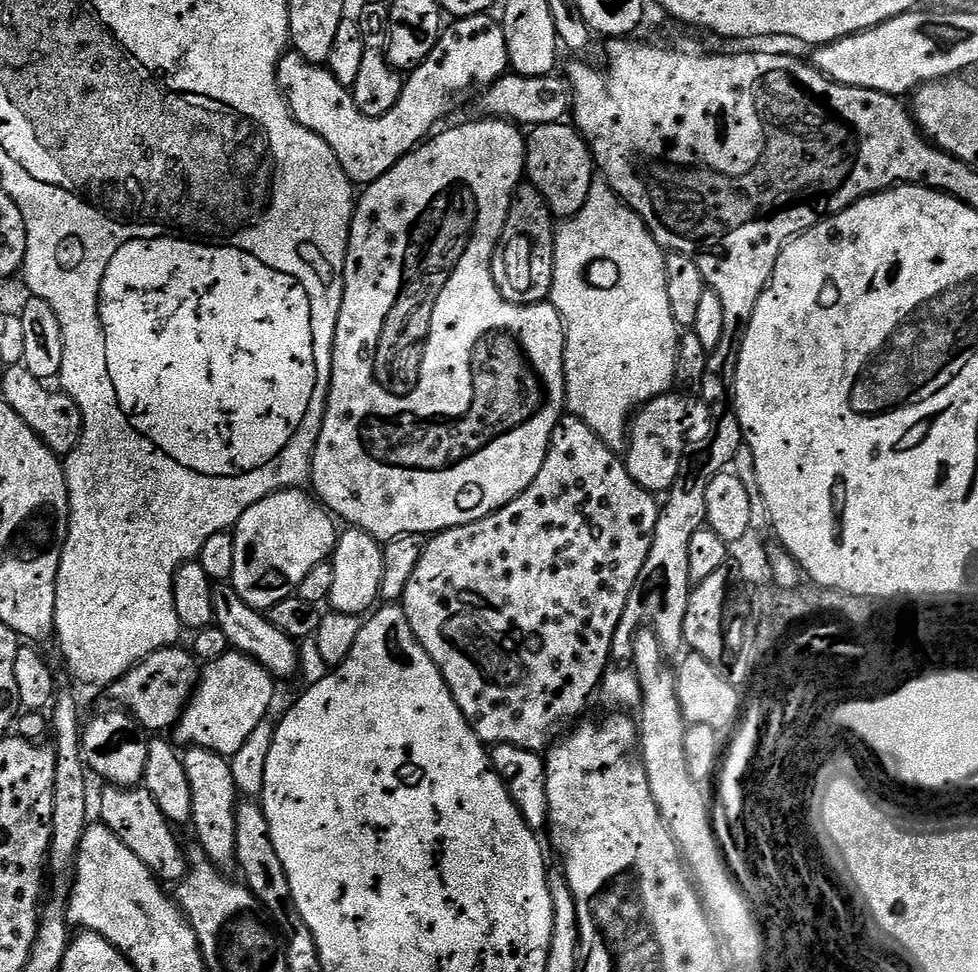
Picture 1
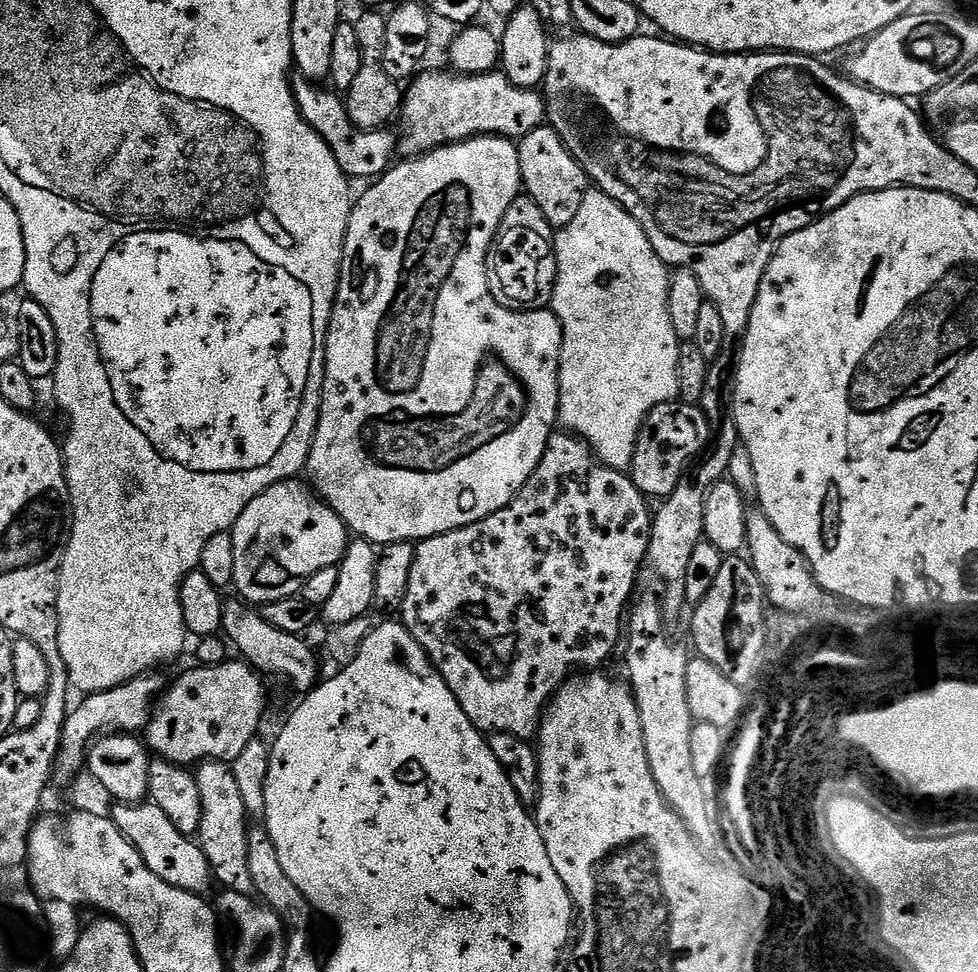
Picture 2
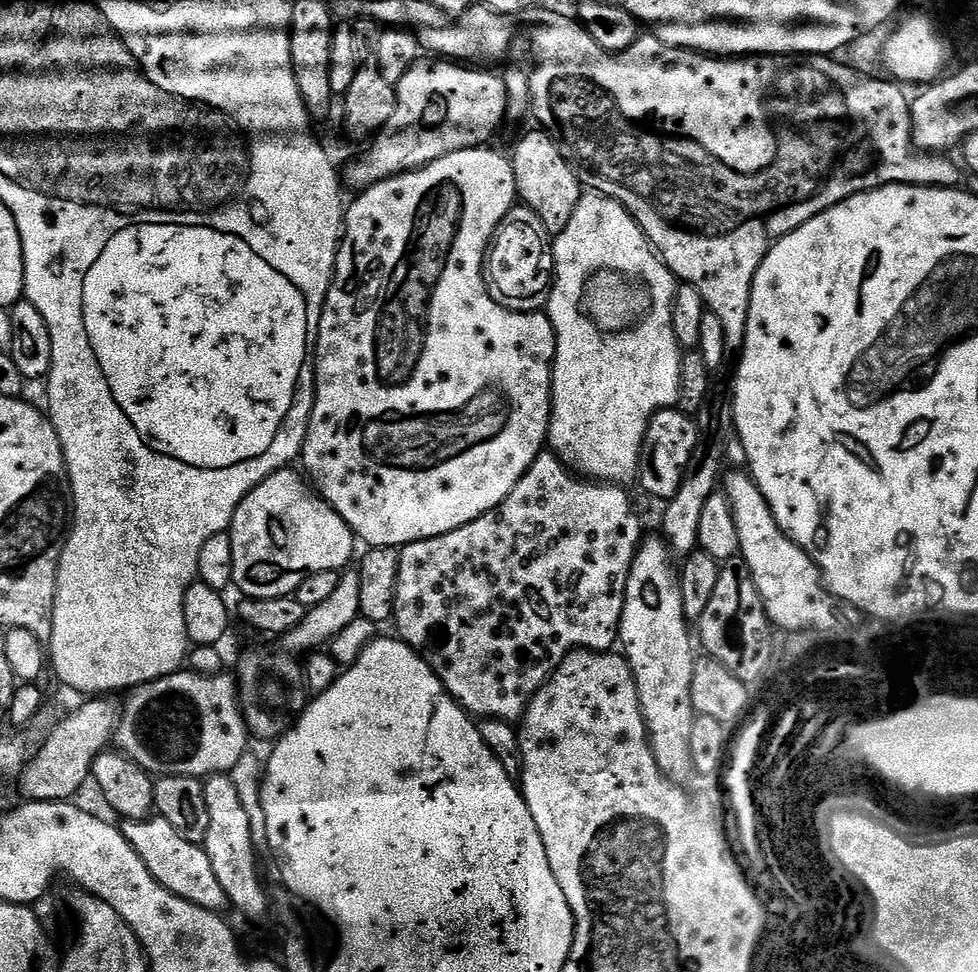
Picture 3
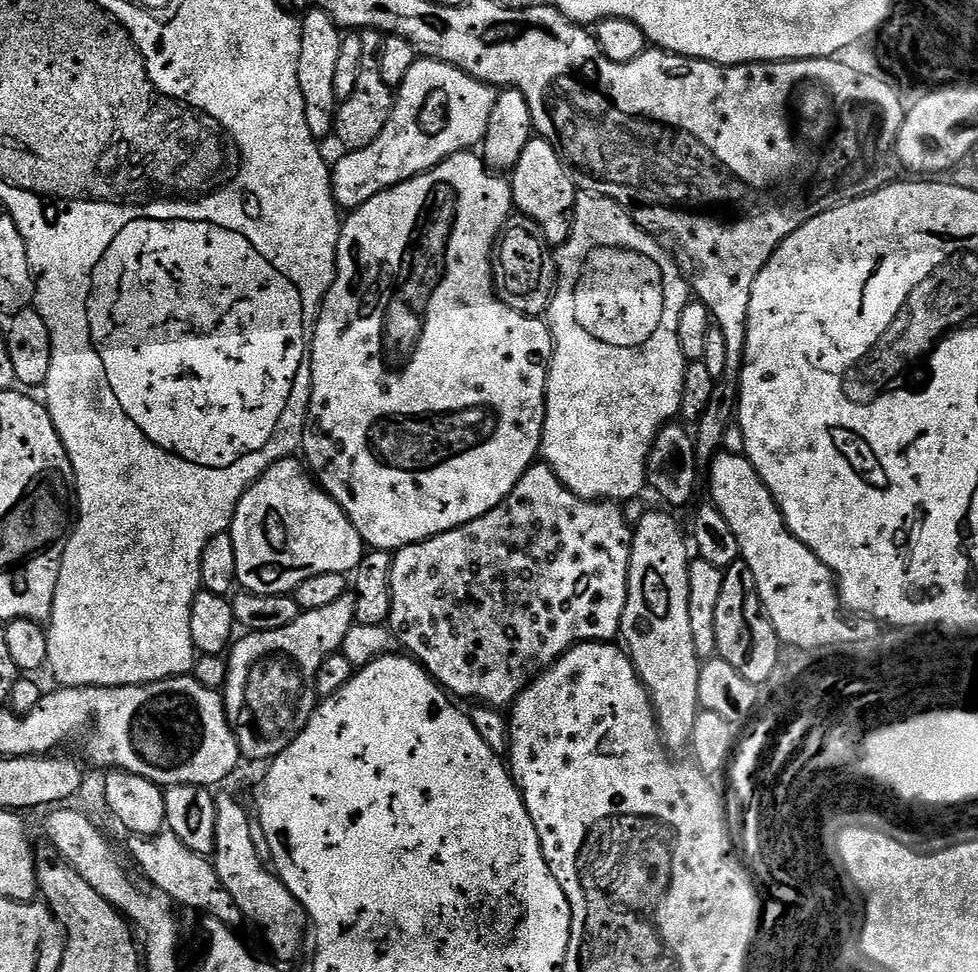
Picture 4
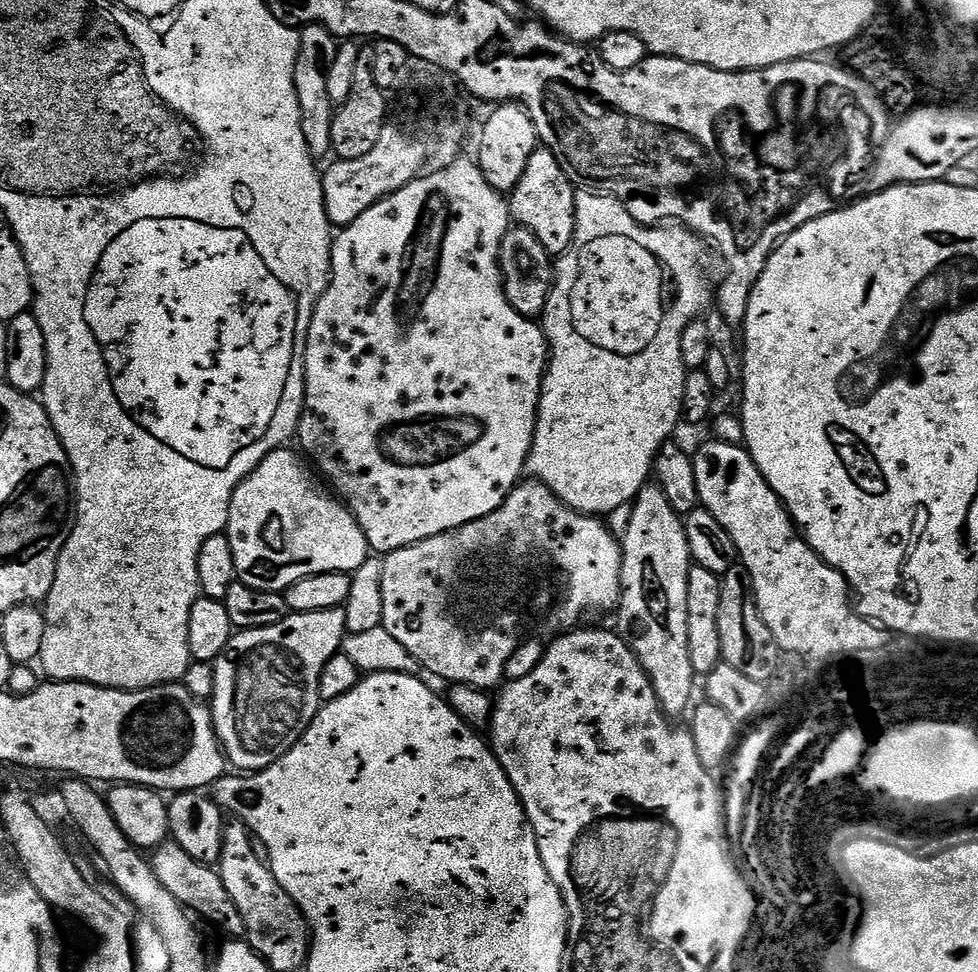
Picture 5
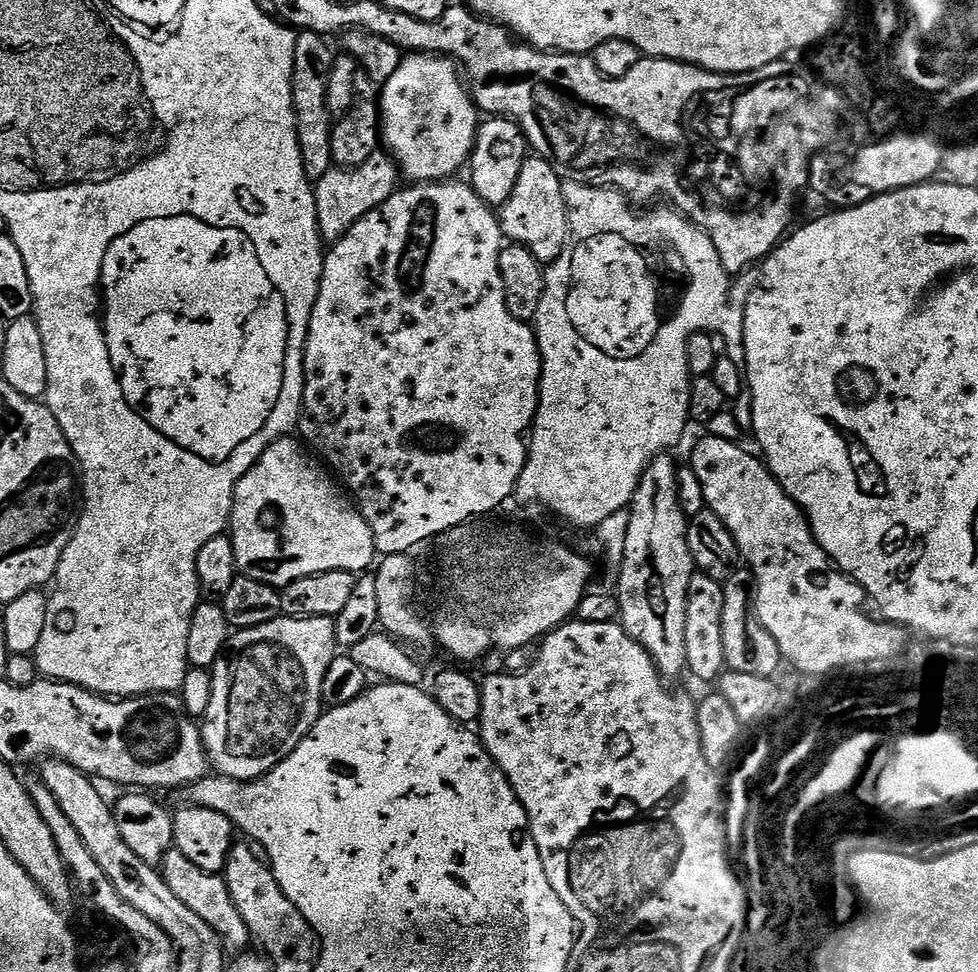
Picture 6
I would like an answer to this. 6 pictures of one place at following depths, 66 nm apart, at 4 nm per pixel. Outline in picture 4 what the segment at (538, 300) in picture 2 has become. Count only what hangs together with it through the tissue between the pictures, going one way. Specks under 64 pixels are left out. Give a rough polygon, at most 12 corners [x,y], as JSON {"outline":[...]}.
{"outline":[[513,215],[492,257],[496,297],[524,316],[552,305],[556,256]]}

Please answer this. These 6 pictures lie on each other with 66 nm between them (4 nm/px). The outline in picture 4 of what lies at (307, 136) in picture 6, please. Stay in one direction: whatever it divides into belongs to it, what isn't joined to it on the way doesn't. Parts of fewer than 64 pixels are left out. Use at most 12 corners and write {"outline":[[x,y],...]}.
{"outline":[[325,12],[300,25],[306,126],[331,137],[342,29]]}

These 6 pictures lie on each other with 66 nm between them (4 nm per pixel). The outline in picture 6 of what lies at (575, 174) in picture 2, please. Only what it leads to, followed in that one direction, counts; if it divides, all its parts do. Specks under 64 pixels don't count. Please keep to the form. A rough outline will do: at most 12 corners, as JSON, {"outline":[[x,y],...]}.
{"outline":[[532,154],[499,209],[505,241],[548,266],[568,242],[565,181]]}

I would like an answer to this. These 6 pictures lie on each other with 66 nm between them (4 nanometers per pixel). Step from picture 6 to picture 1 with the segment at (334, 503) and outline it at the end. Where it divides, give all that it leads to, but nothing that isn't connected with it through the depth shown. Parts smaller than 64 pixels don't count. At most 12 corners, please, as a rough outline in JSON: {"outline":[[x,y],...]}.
{"outline":[[300,488],[236,524],[230,583],[267,610],[336,550],[337,521]]}

